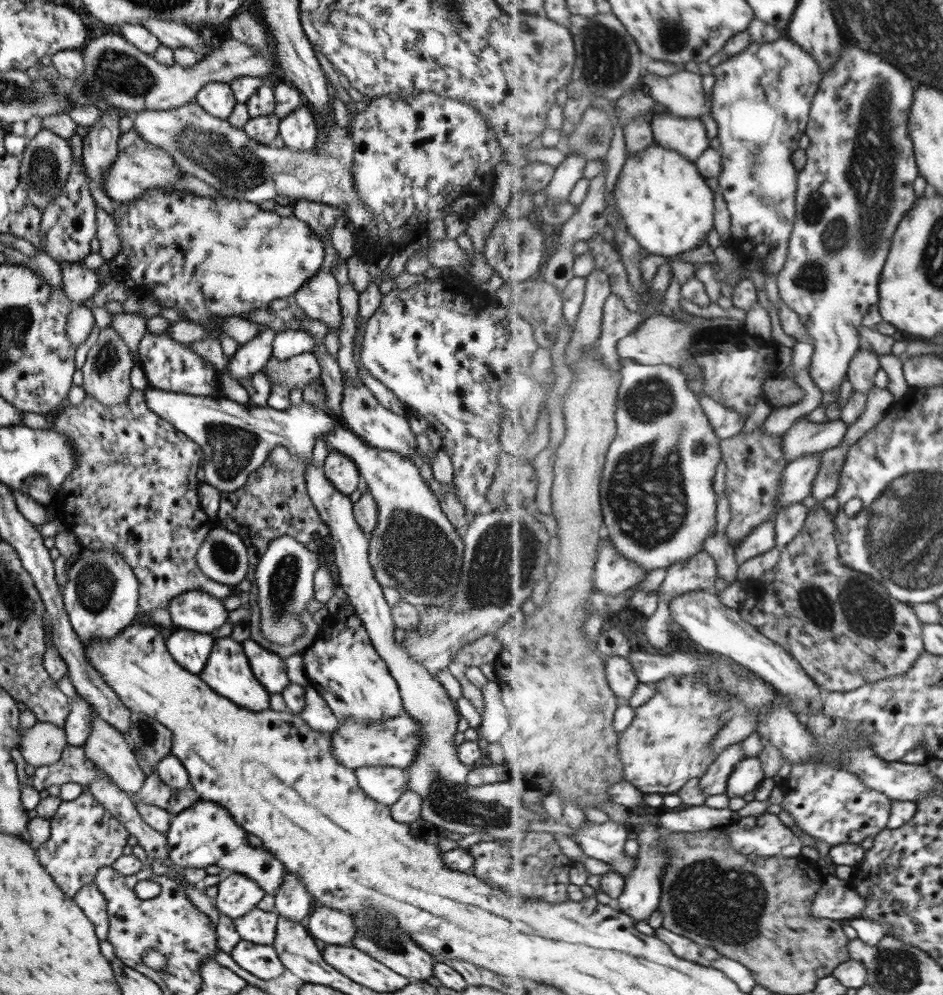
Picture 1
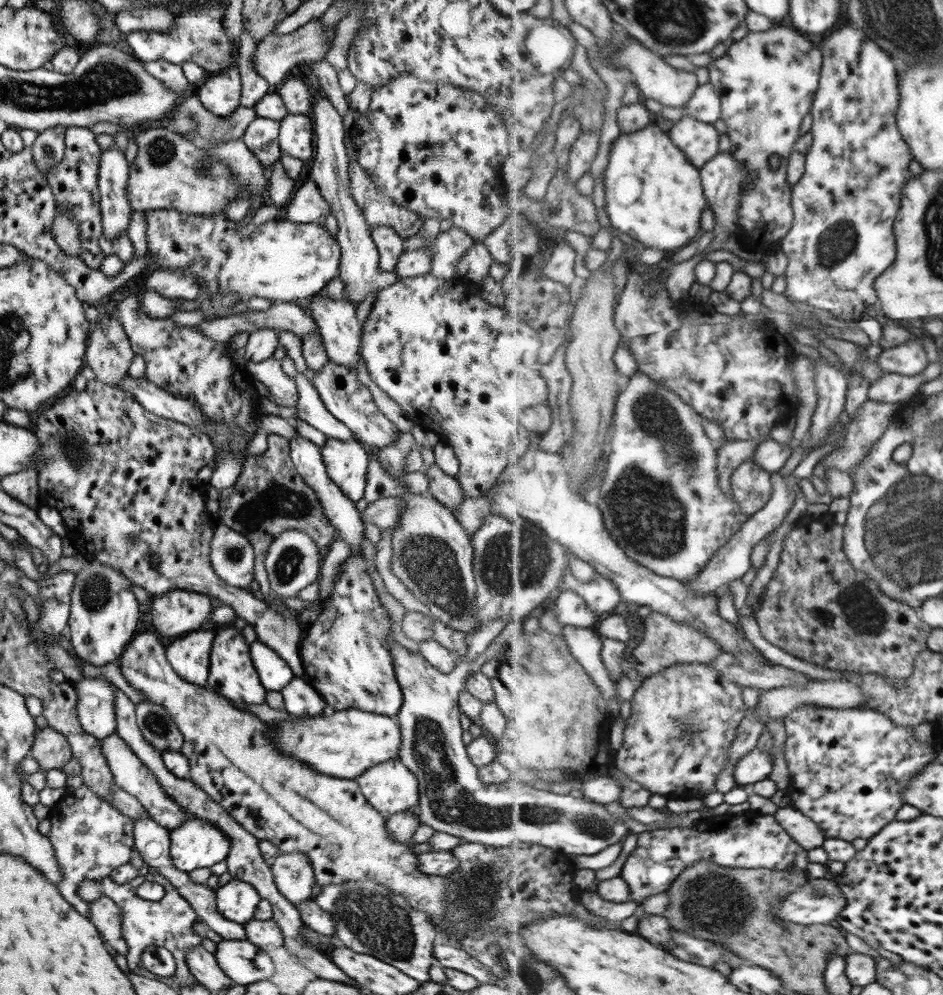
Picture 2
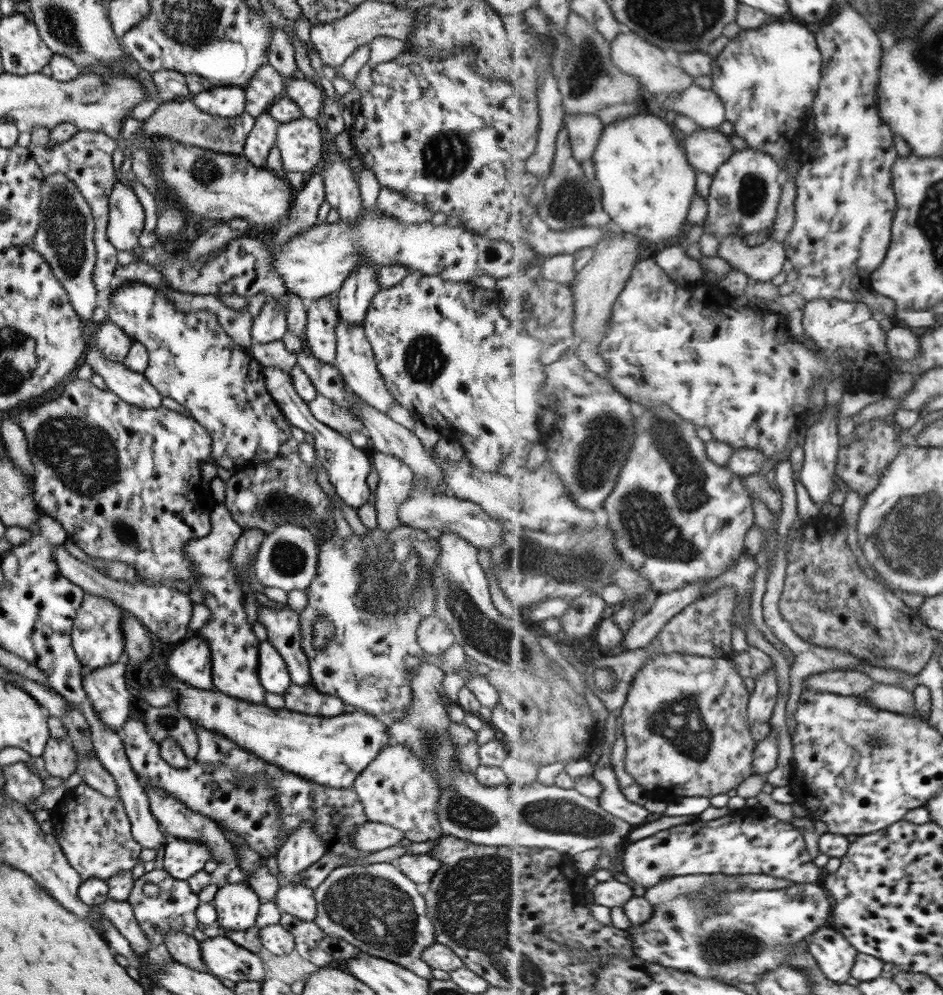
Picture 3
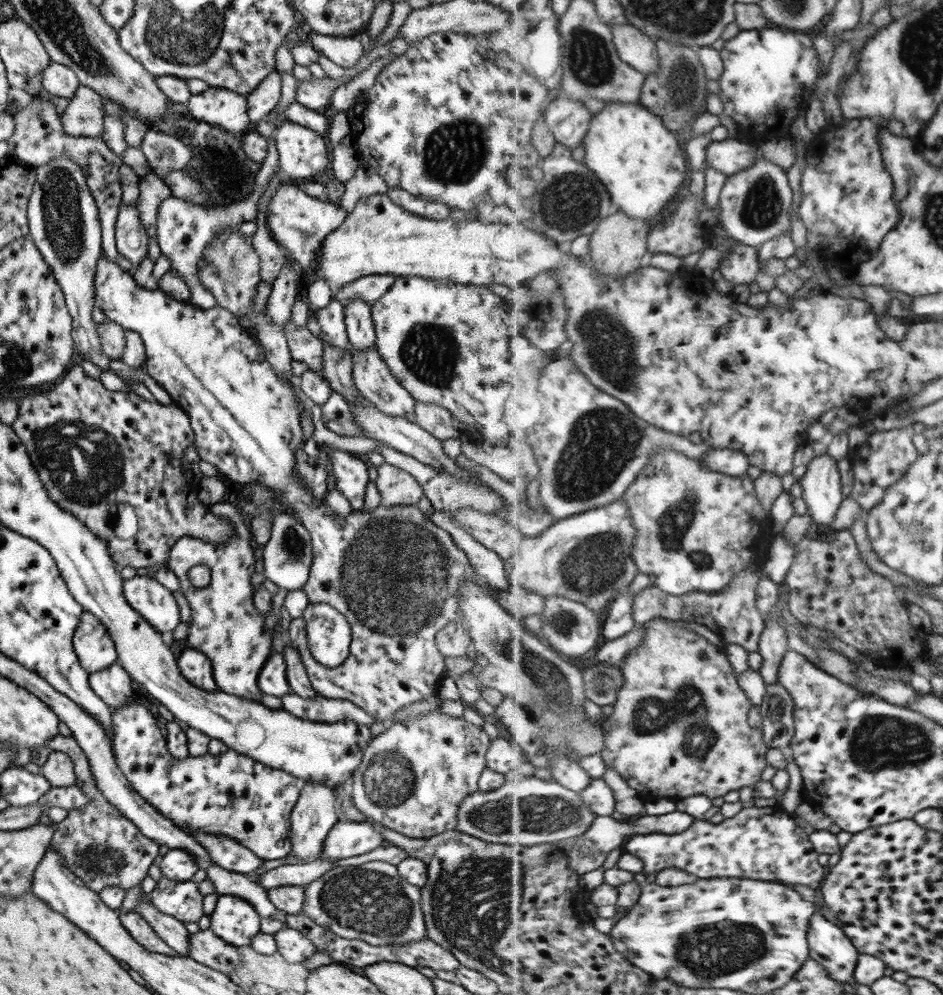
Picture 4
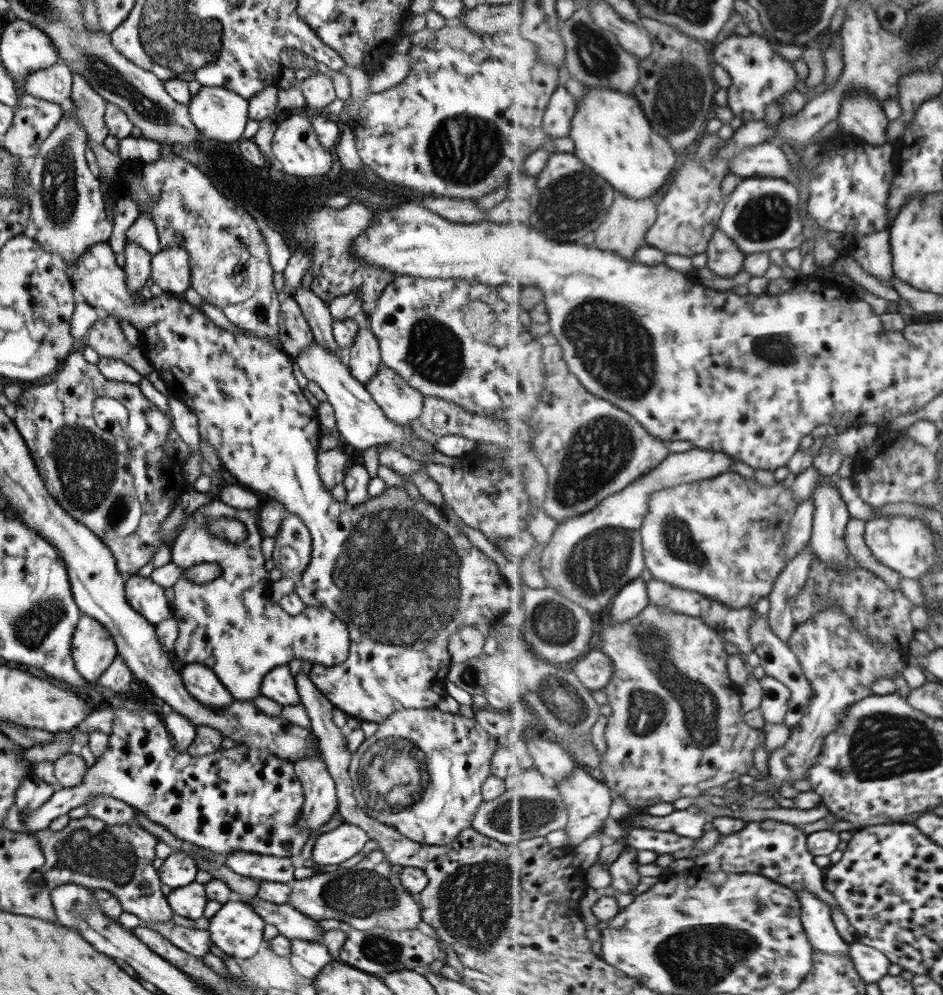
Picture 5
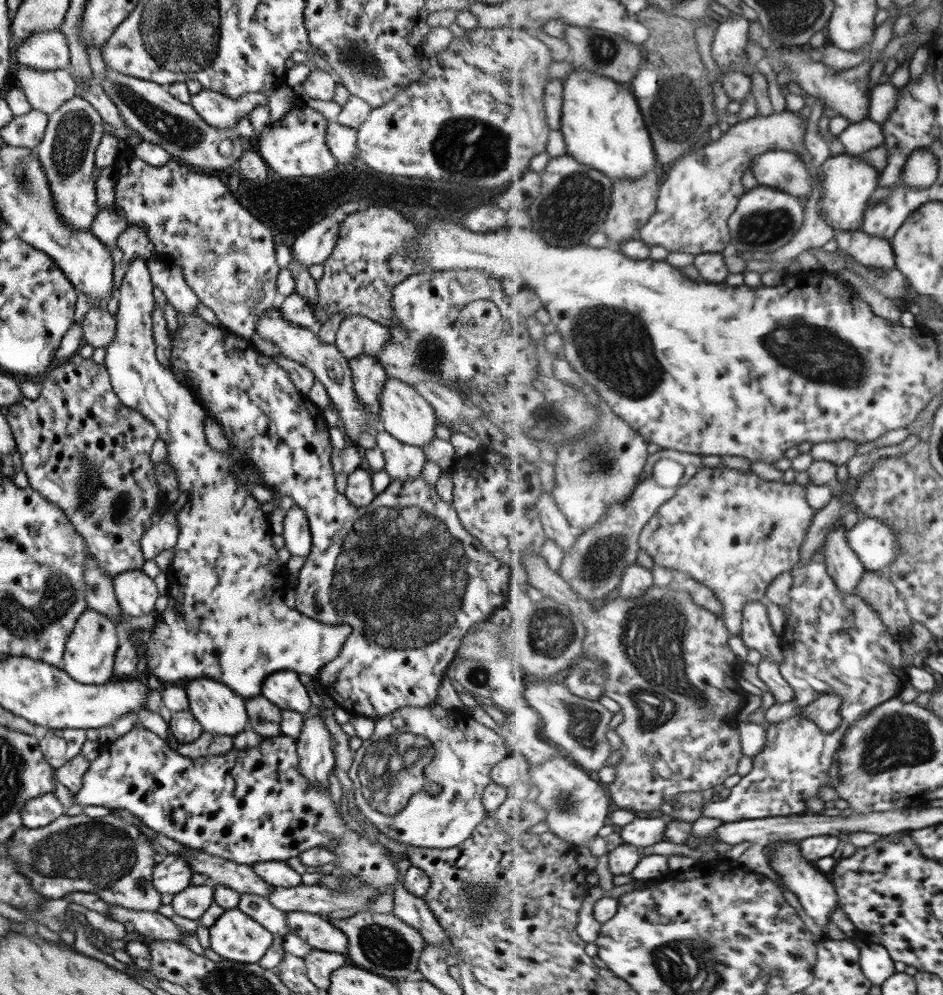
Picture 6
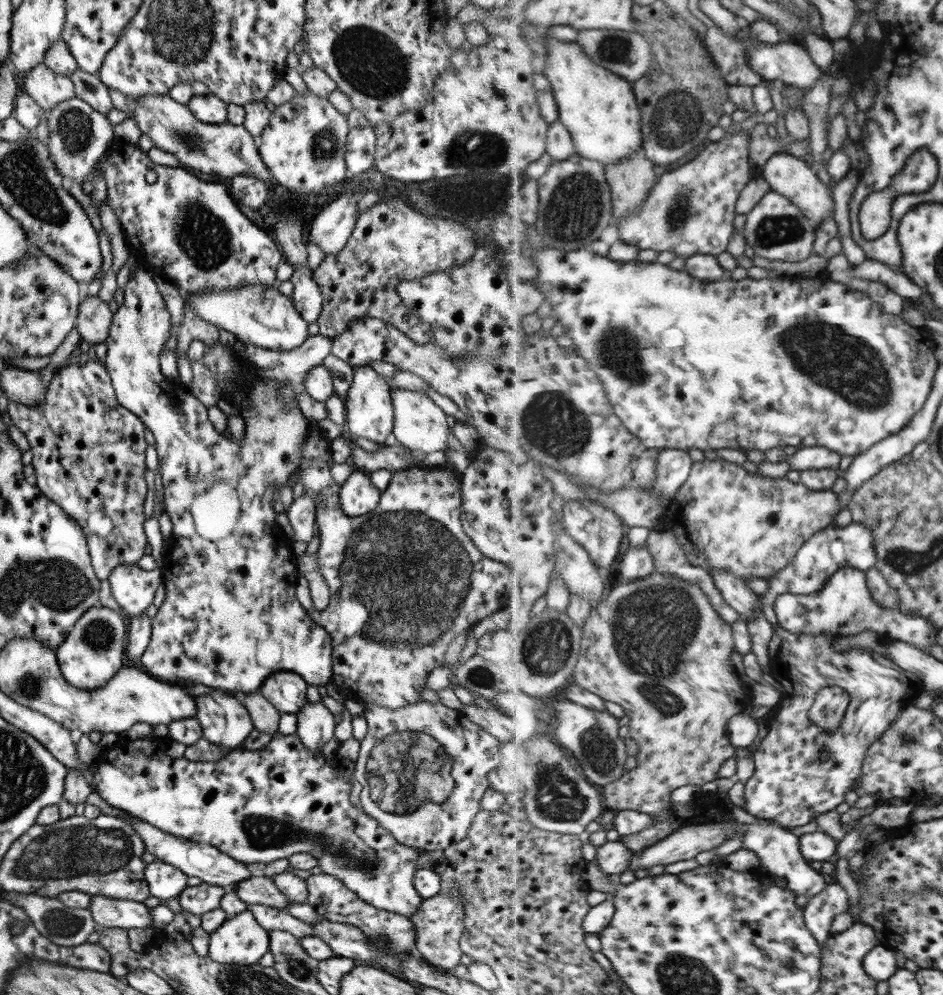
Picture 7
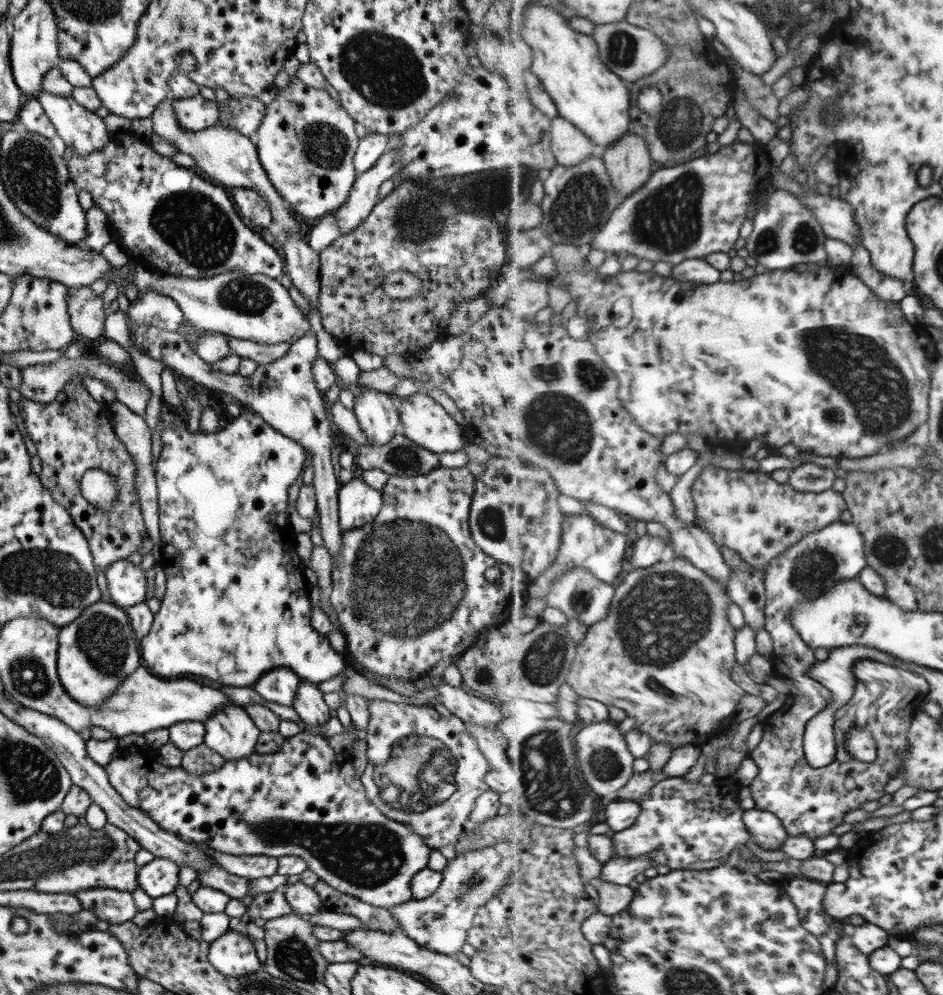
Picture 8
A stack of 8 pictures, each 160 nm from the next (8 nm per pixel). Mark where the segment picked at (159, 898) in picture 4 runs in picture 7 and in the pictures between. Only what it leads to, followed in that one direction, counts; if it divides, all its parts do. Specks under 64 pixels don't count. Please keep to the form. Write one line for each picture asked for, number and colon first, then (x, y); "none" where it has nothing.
5: (188, 901)
6: (191, 902)
7: (201, 898)

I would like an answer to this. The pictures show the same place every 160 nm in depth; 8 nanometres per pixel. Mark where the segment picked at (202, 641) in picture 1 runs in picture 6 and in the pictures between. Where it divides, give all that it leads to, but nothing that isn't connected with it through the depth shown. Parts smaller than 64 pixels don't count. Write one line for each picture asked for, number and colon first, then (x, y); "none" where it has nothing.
2: (188, 654)
3: (189, 661)
4: (195, 667)
5: (200, 682)
6: (219, 711)

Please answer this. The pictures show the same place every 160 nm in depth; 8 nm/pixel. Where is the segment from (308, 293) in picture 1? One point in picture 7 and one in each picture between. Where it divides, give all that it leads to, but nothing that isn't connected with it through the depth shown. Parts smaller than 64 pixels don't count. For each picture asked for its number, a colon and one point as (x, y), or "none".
2: (335, 321)
3: (354, 360)
4: (370, 375)
5: (399, 402)
6: (404, 413)
7: (419, 425)

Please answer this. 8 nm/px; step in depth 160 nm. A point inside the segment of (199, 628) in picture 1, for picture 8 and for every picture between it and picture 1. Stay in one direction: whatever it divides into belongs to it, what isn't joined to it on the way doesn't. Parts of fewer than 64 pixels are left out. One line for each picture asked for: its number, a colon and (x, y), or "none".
2: (175, 613)
3: (164, 611)
4: (153, 602)
5: (144, 596)
6: (135, 593)
7: (132, 588)
8: (126, 584)

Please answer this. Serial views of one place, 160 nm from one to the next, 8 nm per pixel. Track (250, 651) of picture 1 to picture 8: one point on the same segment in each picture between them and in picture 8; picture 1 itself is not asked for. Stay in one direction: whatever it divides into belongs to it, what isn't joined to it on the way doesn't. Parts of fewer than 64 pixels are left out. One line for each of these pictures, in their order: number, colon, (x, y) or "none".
2: (273, 672)
3: (272, 673)
4: (271, 680)
5: (278, 684)
6: (282, 688)
7: (285, 691)
8: (278, 685)

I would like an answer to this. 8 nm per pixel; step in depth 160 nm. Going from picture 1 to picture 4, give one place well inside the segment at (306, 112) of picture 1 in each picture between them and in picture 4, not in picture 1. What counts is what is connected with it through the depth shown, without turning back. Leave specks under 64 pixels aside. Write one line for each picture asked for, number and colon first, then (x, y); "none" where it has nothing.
2: (294, 130)
3: (299, 143)
4: (301, 152)

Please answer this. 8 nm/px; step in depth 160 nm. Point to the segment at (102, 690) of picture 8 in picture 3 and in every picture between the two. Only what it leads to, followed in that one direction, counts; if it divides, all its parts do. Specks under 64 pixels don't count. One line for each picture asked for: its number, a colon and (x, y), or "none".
3: (96, 637)
4: (93, 647)
5: (92, 650)
6: (88, 656)
7: (92, 652)

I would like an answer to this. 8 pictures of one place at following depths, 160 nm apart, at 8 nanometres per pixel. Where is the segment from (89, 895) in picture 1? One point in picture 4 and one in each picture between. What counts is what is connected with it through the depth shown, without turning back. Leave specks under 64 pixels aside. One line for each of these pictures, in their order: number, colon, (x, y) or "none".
2: (102, 912)
3: (119, 913)
4: (140, 931)

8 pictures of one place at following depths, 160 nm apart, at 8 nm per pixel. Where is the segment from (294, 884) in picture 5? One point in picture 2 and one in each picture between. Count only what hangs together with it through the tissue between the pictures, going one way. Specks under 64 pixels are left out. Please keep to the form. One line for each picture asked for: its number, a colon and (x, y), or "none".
2: (369, 918)
3: (376, 909)
4: (371, 898)

